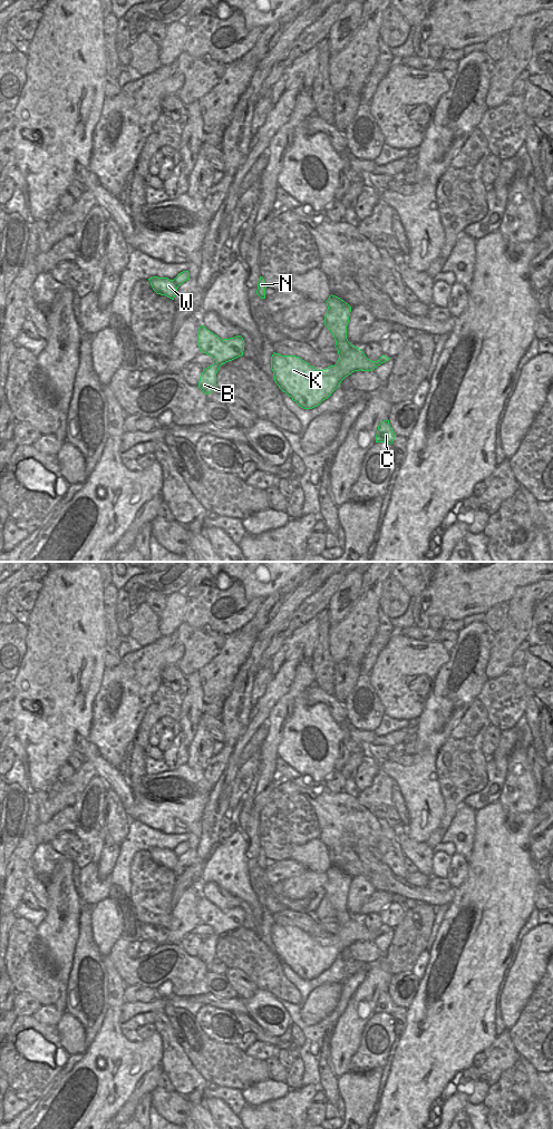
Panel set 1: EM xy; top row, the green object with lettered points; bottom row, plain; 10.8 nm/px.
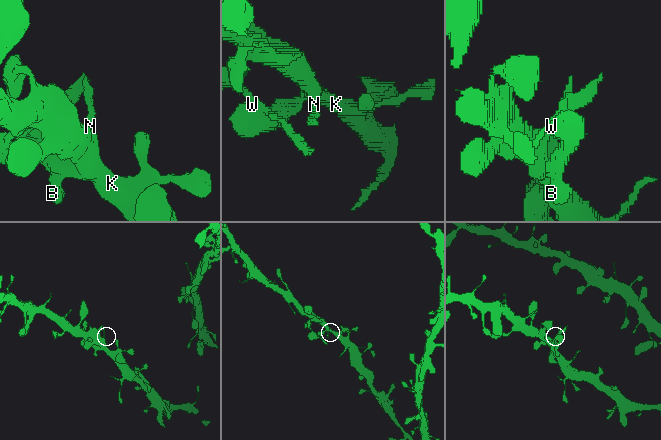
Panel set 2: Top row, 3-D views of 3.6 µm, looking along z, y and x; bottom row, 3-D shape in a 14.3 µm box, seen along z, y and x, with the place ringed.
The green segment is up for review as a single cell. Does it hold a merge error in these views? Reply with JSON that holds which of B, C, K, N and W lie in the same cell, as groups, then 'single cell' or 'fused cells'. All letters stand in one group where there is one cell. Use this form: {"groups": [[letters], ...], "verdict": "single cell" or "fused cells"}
{"groups": [["B", "C", "K", "N", "W"]], "verdict": "single cell"}

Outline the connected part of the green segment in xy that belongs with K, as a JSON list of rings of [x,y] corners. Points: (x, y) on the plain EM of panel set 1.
[[[336,866],[327,873],[324,896],[336,911],[339,930],[334,936],[318,941],[295,926],[273,924],[271,940],[274,952],[293,972],[303,980],[318,977],[340,956],[341,952],[355,942],[372,942],[390,928],[381,926],[379,931],[369,931],[361,919],[347,909],[347,896],[351,877]]]

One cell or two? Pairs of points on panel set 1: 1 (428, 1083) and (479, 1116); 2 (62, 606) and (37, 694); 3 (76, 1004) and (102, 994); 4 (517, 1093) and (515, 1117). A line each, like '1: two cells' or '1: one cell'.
1: two cells
2: one cell
3: two cells
4: one cell

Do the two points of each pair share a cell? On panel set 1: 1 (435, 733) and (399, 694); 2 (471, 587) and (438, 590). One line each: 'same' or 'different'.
1: different
2: same

